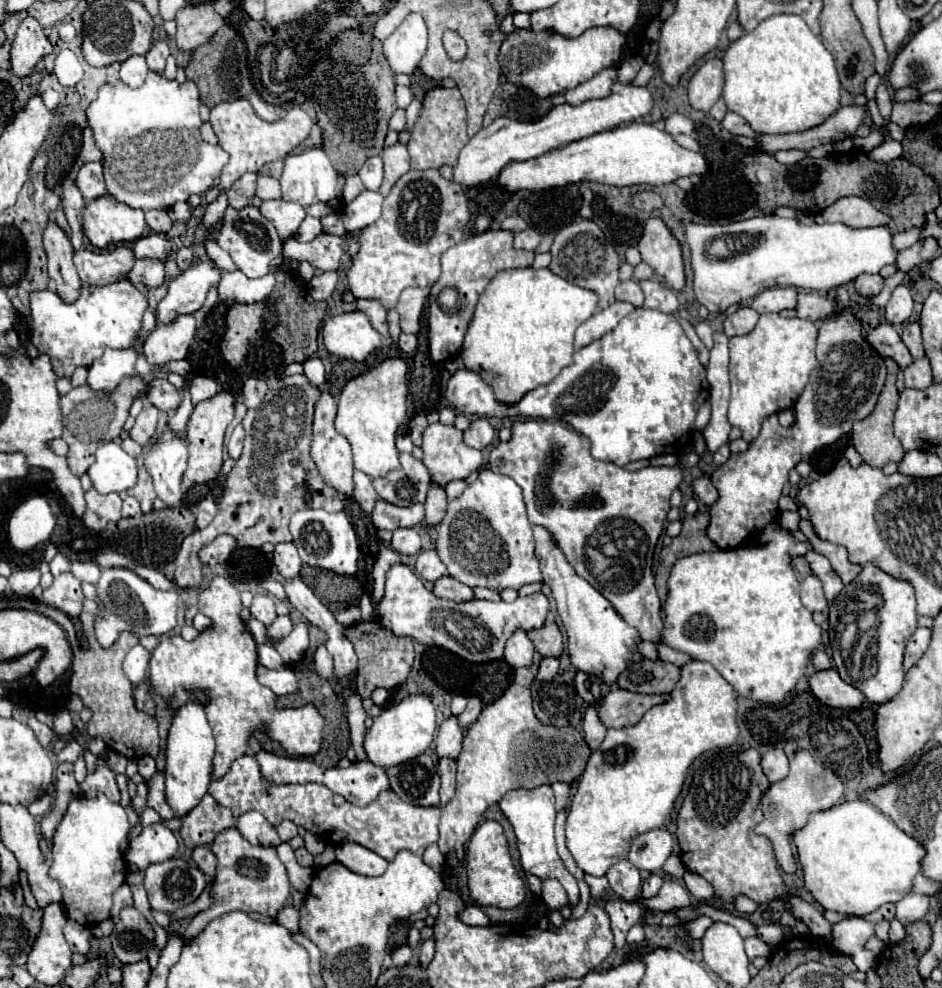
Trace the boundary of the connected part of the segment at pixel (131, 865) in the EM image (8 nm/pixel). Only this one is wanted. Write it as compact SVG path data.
M159 822L145 826L141 834L129 842L129 848L125 852L127 870L129 872L147 870L147 866L151 864L173 858L175 852L177 852L177 838L167 826Z

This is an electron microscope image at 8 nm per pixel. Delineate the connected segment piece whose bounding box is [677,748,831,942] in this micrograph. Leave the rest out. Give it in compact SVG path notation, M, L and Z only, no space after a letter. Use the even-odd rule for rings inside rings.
M755 748L743 752L717 752L705 758L693 772L689 792L677 816L681 860L689 872L703 876L715 888L717 900L723 900L725 904L733 904L737 896L747 896L757 904L783 900L791 904L795 920L807 924L815 938L825 938L825 942L829 942L831 924L809 902L787 894L771 842L765 836L755 834L755 822L751 816L769 788L769 780L765 778L759 760L761 754Z

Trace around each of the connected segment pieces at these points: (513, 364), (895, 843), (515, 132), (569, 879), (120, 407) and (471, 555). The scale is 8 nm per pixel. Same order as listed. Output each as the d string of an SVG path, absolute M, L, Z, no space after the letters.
M549 268L501 270L491 278L485 292L479 296L479 302L467 326L461 348L463 364L467 370L479 374L483 382L493 388L495 398L501 404L513 406L527 392L535 390L537 386L553 382L553 378L561 372L561 368L573 362L573 334L595 312L597 312L597 294L563 280Z
M851 800L829 810L813 812L807 826L795 830L791 840L797 846L797 860L803 870L805 888L825 910L835 910L839 914L867 916L887 902L899 902L911 890L911 882L921 870L921 858L925 856L919 842L899 830L887 814L867 800Z
M629 58L629 60L621 62L617 66L617 78L613 82L611 94L605 98L587 100L579 106L571 106L567 102L553 106L543 118L539 118L535 122L511 120L507 116L493 120L487 128L479 130L469 140L469 144L461 150L459 162L453 168L455 170L453 180L463 186L475 186L481 182L489 182L499 174L501 166L505 166L511 160L531 160L549 150L565 146L573 140L581 140L581 138L597 134L597 132L613 130L625 122L635 122L635 120L645 118L653 110L653 94L645 86L633 84L641 66L643 66L641 58Z
M549 784L525 790L525 788L517 788L517 790L509 790L503 800L499 802L501 812L507 816L507 820L511 822L515 836L517 836L517 850L519 850L519 862L523 866L525 872L531 872L533 876L539 878L557 878L561 882L561 886L567 892L569 898L569 906L575 908L579 904L579 886L577 880L567 872L567 868L563 866L557 848L555 848L555 836L553 836L553 826L555 826L555 798L553 798L553 790Z
M137 376L133 382L121 382L121 390L117 390L117 394L101 394L89 390L89 386L79 386L61 398L63 440L69 444L67 462L75 476L83 476L89 470L89 466L95 462L95 450L101 442L111 442L121 434L129 416L129 402L133 402L133 394L145 394L145 390L147 382Z
M481 470L477 480L449 502L445 518L437 524L435 550L449 574L471 588L483 586L499 592L503 588L517 590L525 584L541 582L521 488L511 478L491 470Z

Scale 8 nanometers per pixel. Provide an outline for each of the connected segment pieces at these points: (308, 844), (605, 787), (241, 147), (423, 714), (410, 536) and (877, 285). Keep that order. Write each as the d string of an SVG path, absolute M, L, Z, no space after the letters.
M305 834L305 848L313 854L313 856L317 856L317 854L321 854L323 850L325 850L325 844L315 836L315 834Z
M693 660L681 668L681 680L671 692L671 700L653 706L645 716L627 728L611 728L603 744L591 752L585 772L579 778L577 794L571 802L565 830L567 830L567 848L575 864L591 876L605 876L613 862L627 858L629 844L637 834L661 828L663 820L669 816L677 794L681 792L685 772L691 762L711 748L725 748L737 742L737 724L735 724L735 690L733 686L707 662Z
M237 98L237 100L229 100L229 102L219 102L217 106L211 108L211 118L209 118L219 144L225 152L229 152L229 162L221 172L221 180L215 188L211 188L207 192L207 202L213 202L213 198L217 198L217 190L229 190L233 186L233 182L243 176L245 172L259 172L259 168L267 162L273 160L281 160L285 158L293 148L297 148L311 132L313 120L309 118L309 114L301 108L293 108L287 112L285 118L277 120L277 122L265 122L261 120L251 104L247 102L247 98Z
M425 694L407 696L397 706L383 708L383 712L373 720L373 726L365 734L365 752L367 752L369 760L375 766L387 768L387 766L401 764L405 760L411 760L411 758L417 758L419 754L423 754L435 738L435 730L437 730L435 712L437 712L435 704Z
M397 528L393 532L391 546L399 554L417 554L421 550L421 538L413 528Z
M861 274L855 280L855 288L863 298L871 298L873 294L879 294L883 288L883 278L879 274Z

